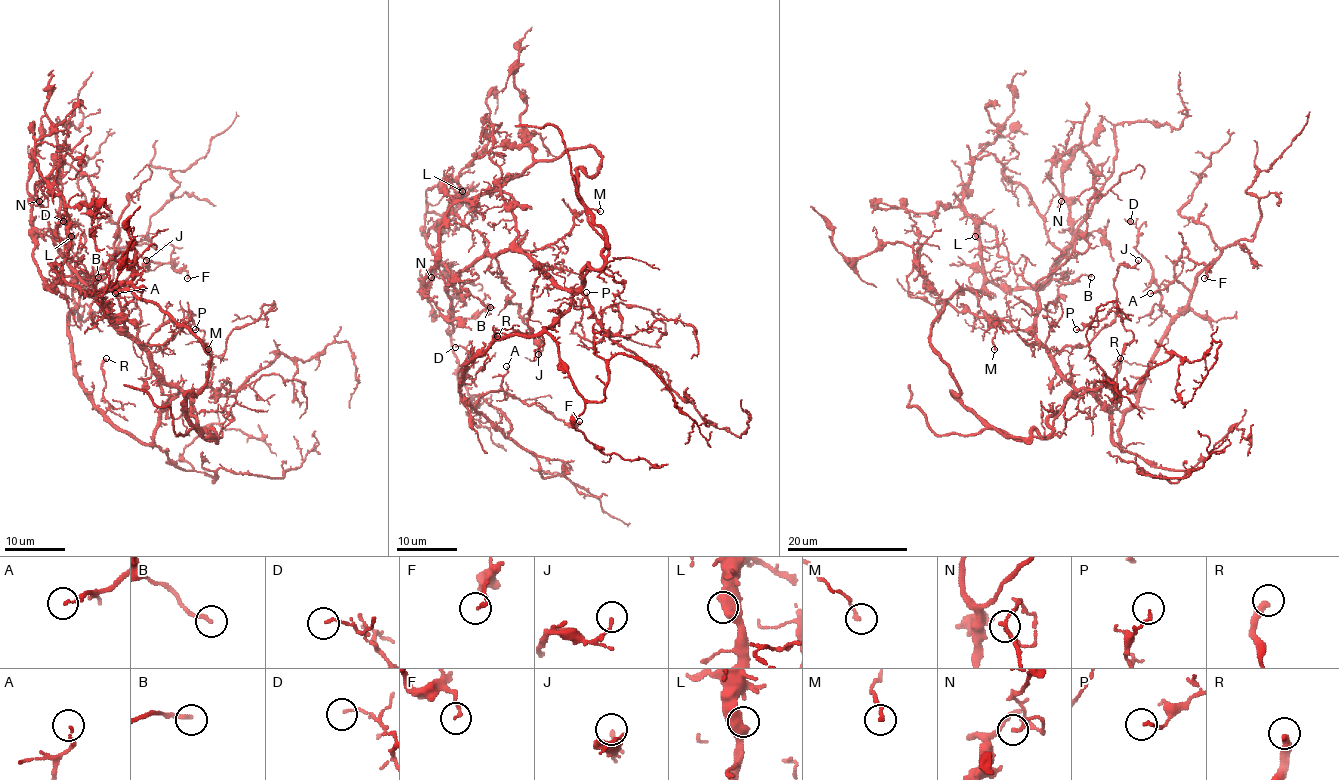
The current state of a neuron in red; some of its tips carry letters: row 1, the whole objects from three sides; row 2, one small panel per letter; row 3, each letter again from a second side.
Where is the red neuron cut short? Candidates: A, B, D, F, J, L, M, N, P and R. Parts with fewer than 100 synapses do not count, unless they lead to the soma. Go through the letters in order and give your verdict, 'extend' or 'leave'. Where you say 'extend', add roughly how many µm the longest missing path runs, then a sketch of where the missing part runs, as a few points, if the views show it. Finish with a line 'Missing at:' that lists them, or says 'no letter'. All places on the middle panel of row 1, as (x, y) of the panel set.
A: leave
B: leave
D: leave
F: leave
J: leave
L: leave
M: leave
N: leave
P: leave
R: leave
Missing at: no letter

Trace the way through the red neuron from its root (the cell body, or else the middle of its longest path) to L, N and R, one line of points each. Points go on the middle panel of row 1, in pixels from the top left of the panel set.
L: (548, 329), (570, 306), (571, 294), (517, 244), (512, 197), (484, 191), (453, 199), (462, 191)
N: (548, 329), (571, 294), (524, 253), (484, 253), (453, 279), (437, 261), (431, 268), (440, 276), (431, 277)
R: (548, 329), (499, 339), (500, 332), (496, 330), (493, 335), (497, 336)

